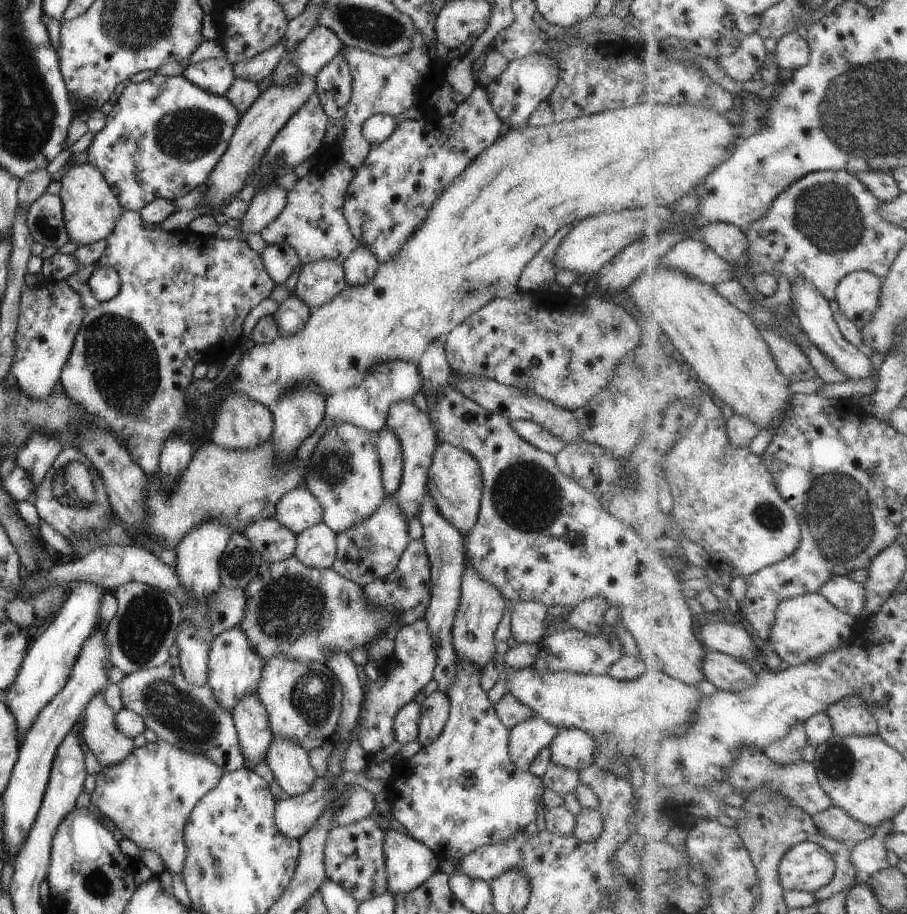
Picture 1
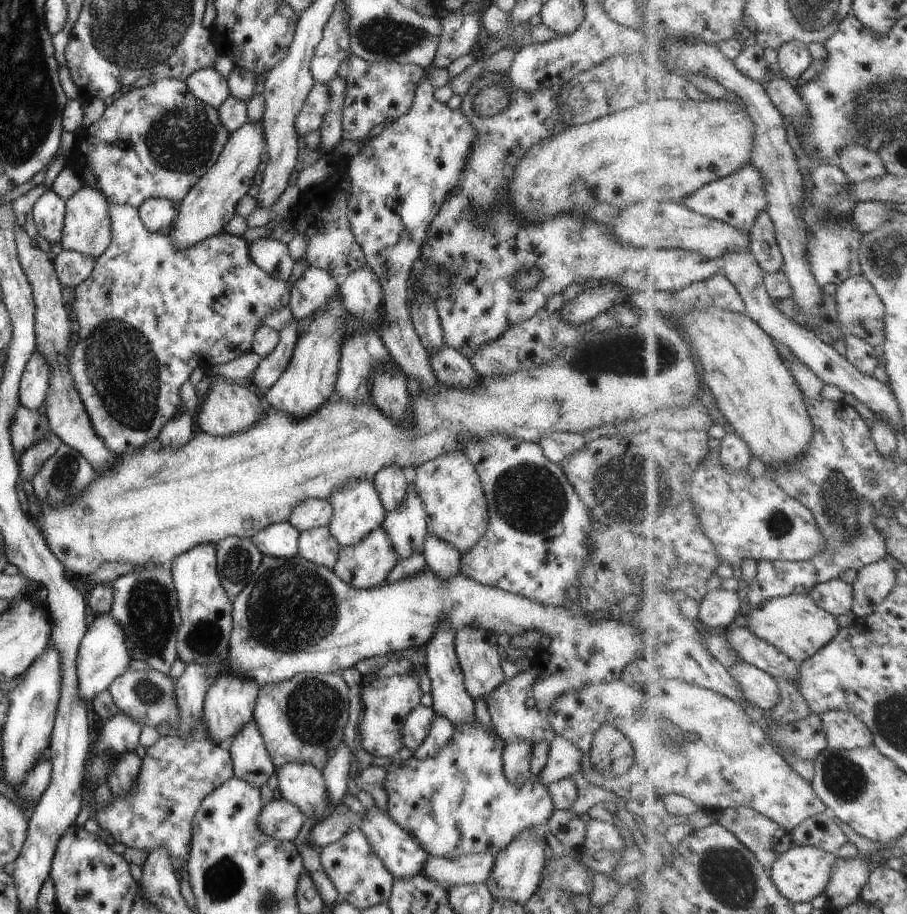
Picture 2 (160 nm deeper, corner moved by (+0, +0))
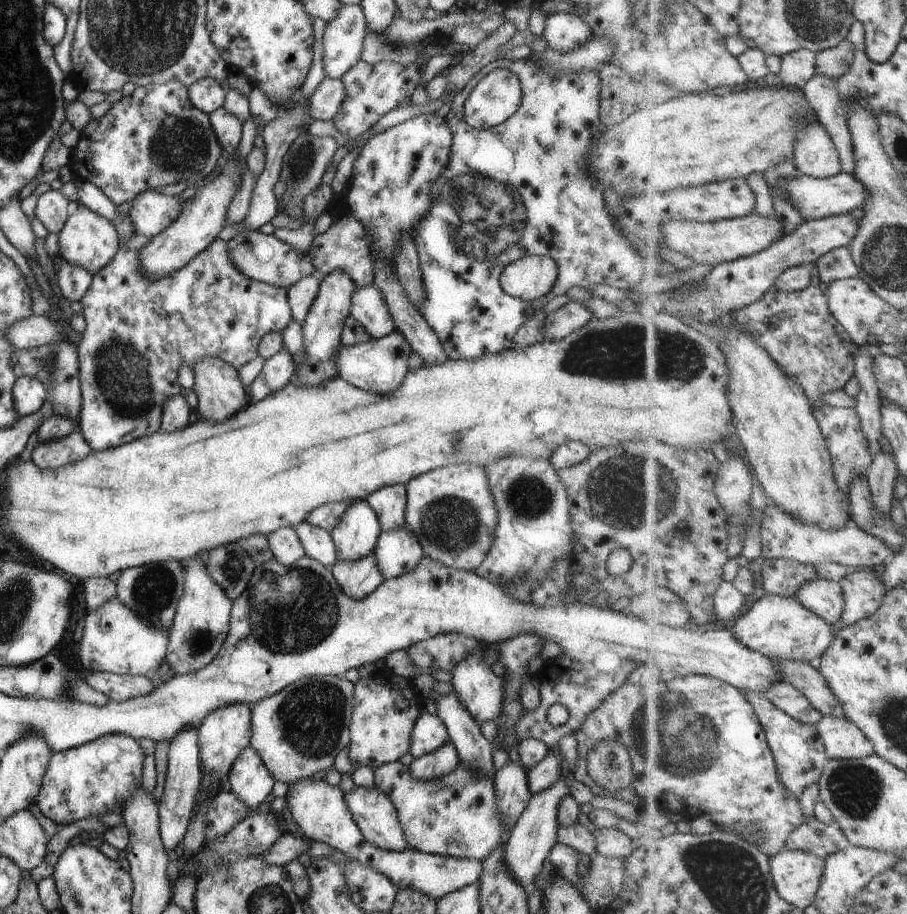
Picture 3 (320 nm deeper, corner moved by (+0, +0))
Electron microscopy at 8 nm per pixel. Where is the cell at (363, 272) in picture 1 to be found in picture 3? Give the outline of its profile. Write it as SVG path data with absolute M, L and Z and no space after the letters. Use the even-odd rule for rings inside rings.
M373 283L358 289L355 286L348 314L364 326L371 339L382 337L395 329L386 302Z

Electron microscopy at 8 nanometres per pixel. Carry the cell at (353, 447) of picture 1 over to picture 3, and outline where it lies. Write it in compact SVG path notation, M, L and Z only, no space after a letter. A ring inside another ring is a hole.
M365 500L349 503L330 530L337 561L354 561L374 549L380 533L377 516Z

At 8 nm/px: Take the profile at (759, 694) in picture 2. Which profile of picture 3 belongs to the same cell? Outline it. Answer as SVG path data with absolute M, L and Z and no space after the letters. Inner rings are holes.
M781 681L763 693L775 706L808 725L817 725L824 714L817 710L791 683Z

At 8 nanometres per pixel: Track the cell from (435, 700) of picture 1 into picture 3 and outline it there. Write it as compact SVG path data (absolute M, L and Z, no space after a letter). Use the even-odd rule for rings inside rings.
M447 740L433 752L421 755L410 763L410 777L415 781L433 781L451 772L458 765L455 747Z

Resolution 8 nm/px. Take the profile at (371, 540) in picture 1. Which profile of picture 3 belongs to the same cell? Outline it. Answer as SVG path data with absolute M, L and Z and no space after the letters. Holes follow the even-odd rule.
M373 551L354 561L335 561L331 565L333 578L342 593L352 599L362 599L383 582L375 566Z

